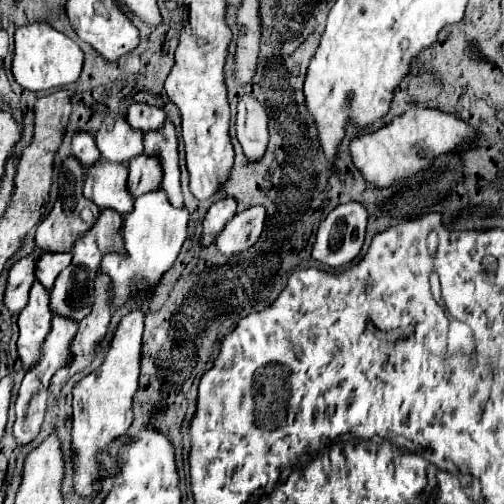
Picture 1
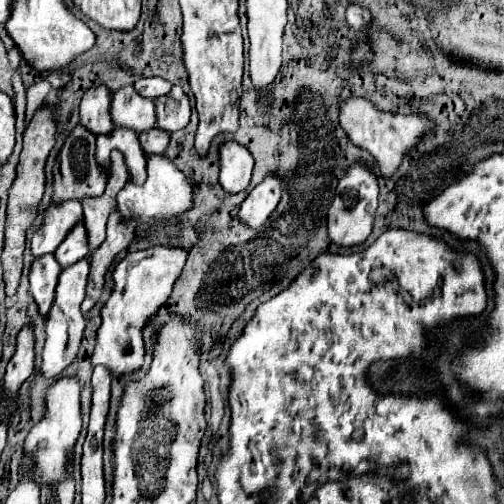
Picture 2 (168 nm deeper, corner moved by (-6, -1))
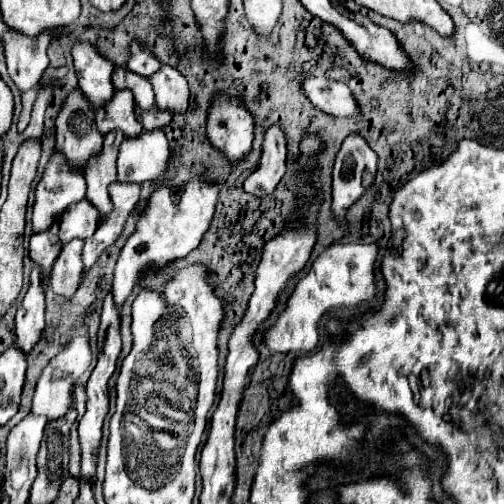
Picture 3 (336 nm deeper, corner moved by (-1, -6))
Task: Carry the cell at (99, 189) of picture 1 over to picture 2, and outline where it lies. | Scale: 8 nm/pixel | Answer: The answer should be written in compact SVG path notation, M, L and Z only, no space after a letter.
M117 127L107 135L97 135L97 159L99 163L103 163L105 169L109 169L111 159L109 153L113 149L123 151L125 159L127 159L127 167L129 167L129 177L135 179L135 183L143 183L143 175L147 175L145 171L145 155L139 143L139 135L131 129L123 129Z

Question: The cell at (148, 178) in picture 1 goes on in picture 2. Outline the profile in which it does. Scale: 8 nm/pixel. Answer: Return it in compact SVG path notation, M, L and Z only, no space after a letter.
M153 127L149 131L141 131L139 133L139 141L141 141L141 147L145 151L145 155L151 155L151 153L165 153L167 145L169 145L169 137L167 131L159 129L159 127Z

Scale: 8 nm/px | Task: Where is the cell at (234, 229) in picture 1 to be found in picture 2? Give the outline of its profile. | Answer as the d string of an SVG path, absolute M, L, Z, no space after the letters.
M269 173L241 203L239 215L245 225L259 229L269 215L275 211L281 199L281 177L277 173Z

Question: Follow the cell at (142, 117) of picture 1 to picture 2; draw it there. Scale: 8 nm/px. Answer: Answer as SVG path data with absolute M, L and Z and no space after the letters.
M141 77L135 81L135 89L141 93L141 95L147 95L151 99L157 99L159 95L167 93L167 89L171 89L171 81L163 79L163 77Z

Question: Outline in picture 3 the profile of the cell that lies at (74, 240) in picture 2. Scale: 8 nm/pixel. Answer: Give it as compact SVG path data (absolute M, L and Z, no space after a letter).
M82 200L78 204L72 204L62 214L58 236L62 244L68 244L74 238L86 240L86 236L94 234L94 228L98 228L98 212L88 200Z

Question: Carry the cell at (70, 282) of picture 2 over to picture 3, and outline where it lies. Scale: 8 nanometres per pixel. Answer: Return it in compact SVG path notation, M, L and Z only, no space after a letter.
M82 240L66 244L50 272L50 288L54 294L70 300L82 284Z

